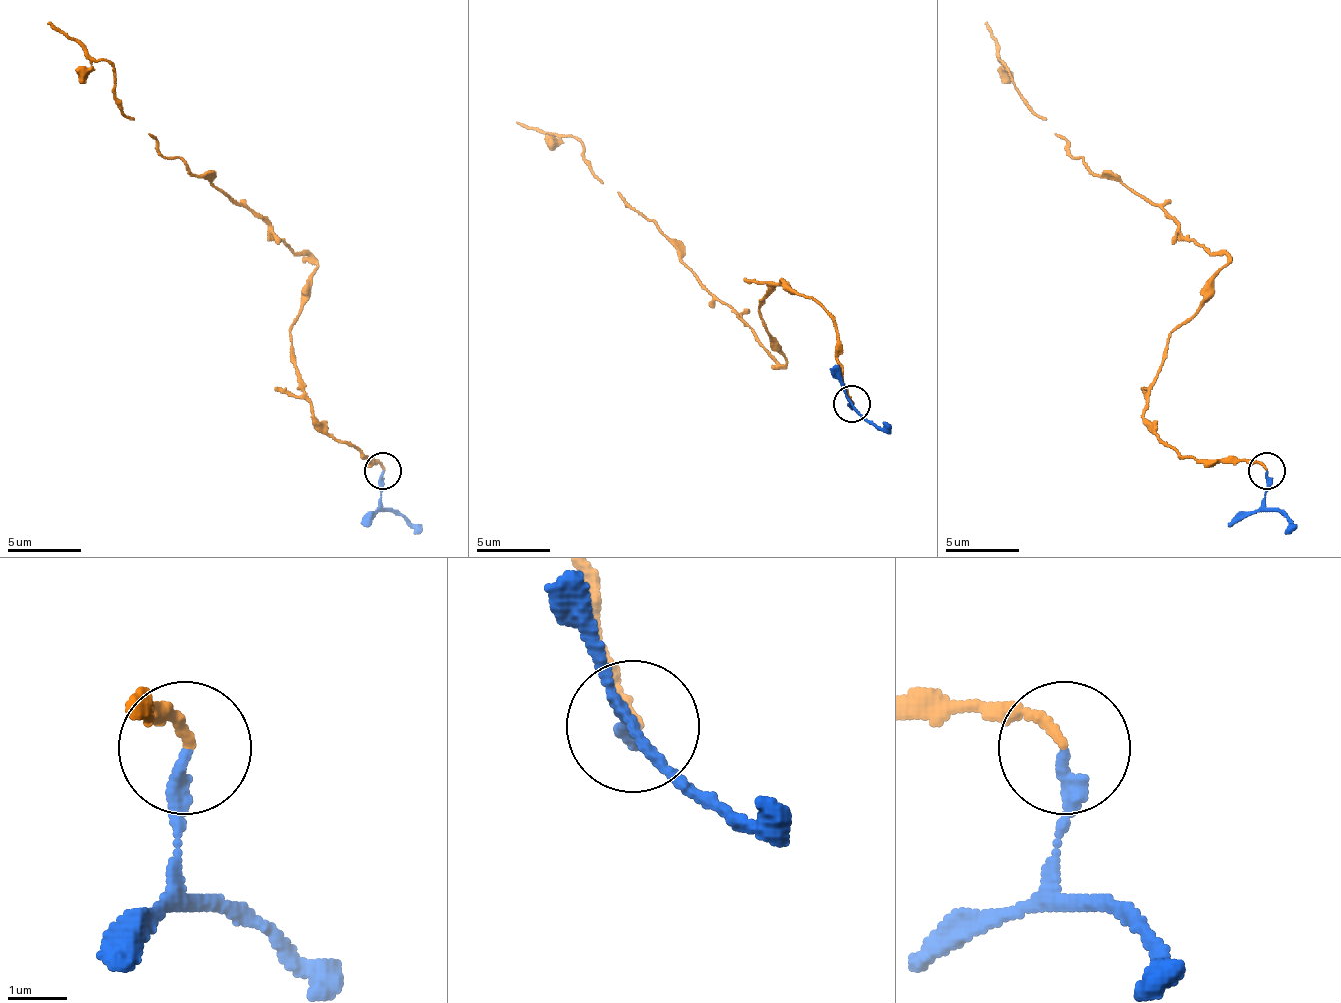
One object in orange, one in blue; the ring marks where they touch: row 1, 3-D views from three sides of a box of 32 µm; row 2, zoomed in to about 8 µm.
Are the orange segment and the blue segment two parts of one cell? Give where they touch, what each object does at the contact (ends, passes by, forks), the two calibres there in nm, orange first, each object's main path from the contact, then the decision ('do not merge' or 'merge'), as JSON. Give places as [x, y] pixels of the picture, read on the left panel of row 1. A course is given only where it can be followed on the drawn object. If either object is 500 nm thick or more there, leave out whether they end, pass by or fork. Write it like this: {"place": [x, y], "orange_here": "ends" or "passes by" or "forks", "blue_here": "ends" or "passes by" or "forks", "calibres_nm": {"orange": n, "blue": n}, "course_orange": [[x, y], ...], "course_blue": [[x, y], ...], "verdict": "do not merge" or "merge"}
{"place": [382, 470], "orange_here": "ends", "blue_here": "ends", "calibres_nm": {"orange": 150, "blue": 220}, "course_orange": [[381, 471], [315, 416], [292, 364], [289, 330], [315, 260], [163, 156], [122, 111], [114, 71], [48, 22]], "course_blue": [[381, 471], [381, 505], [422, 531]], "verdict": "merge"}

